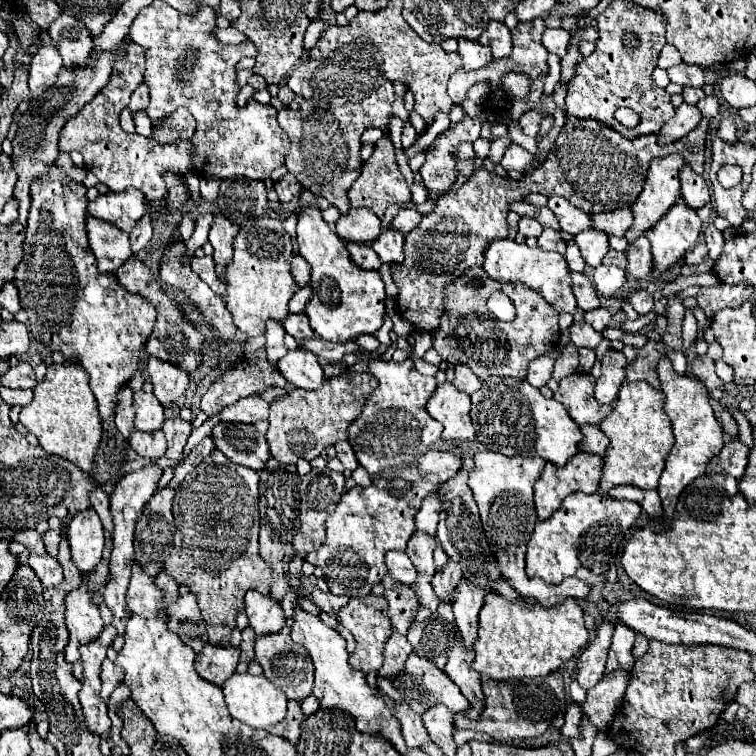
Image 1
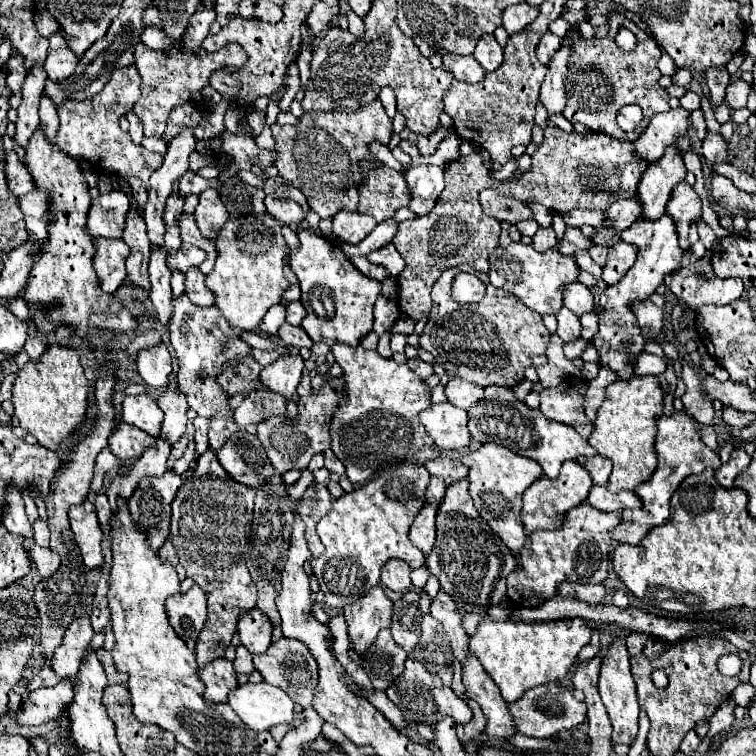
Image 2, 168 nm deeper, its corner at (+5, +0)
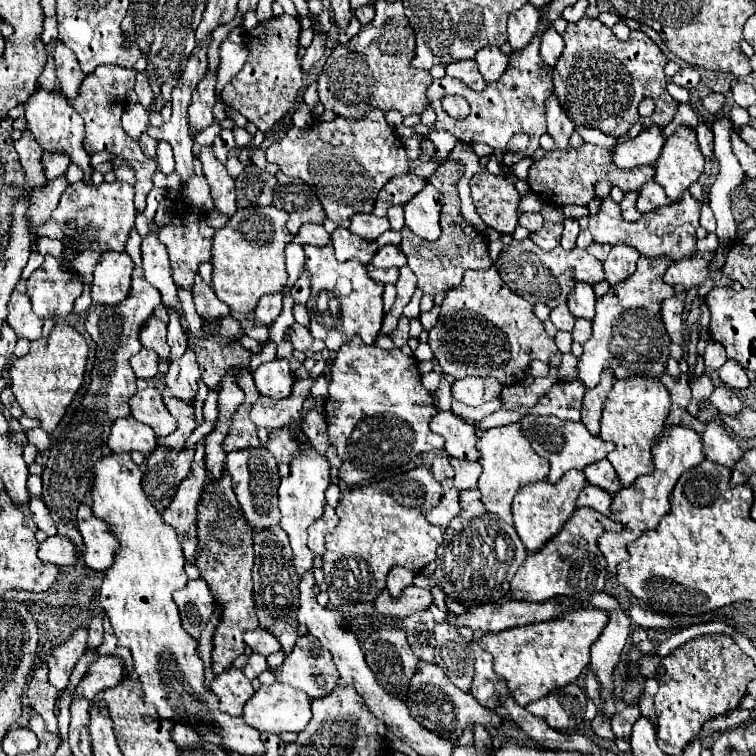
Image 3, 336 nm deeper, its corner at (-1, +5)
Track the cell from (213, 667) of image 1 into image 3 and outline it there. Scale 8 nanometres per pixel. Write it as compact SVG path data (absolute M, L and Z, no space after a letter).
M229 667L221 675L217 675L211 683L211 689L221 699L221 711L229 713L231 717L241 717L243 703L253 695L251 681L241 673L241 669Z

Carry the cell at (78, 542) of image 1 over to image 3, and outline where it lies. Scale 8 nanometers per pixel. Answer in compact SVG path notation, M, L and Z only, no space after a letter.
M89 505L79 507L77 529L83 535L83 543L85 543L85 551L83 551L85 563L97 571L105 571L107 567L111 567L117 539L109 533L107 523L103 523L93 515Z

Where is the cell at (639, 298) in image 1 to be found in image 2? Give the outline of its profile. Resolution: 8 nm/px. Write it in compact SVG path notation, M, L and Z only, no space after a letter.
M643 300L633 306L633 312L647 340L657 340L663 334L663 320L665 320L663 308L657 308L651 300Z

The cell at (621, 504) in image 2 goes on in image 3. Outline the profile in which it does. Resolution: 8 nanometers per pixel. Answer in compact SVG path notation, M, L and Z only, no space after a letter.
M587 485L579 499L577 499L577 507L591 507L603 515L611 515L611 505L613 505L613 495L601 487L595 485Z

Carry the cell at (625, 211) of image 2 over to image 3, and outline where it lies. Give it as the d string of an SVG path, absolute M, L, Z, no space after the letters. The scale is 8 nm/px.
M649 181L649 183L645 183L645 185L639 189L635 207L637 207L641 213L647 213L647 211L653 211L653 209L663 207L663 205L667 205L667 203L673 203L673 201L667 199L663 187L659 187L655 181Z

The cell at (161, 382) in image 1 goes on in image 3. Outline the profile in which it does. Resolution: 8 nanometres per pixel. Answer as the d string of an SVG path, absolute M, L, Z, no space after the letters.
M151 317L147 323L145 323L145 327L141 329L141 343L143 343L143 347L147 347L147 349L153 349L157 355L159 355L159 359L169 359L169 345L167 345L167 325L165 323L161 323L161 321L157 321L155 317Z

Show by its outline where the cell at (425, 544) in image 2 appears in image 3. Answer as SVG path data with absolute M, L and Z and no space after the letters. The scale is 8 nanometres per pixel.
M451 479L443 481L441 485L443 485L443 497L435 509L427 511L425 517L431 525L445 527L459 513L459 491L455 491Z

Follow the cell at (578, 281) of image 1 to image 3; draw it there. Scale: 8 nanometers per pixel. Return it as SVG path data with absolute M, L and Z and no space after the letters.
M575 283L573 291L567 295L567 305L575 317L593 319L595 317L595 293L587 283Z

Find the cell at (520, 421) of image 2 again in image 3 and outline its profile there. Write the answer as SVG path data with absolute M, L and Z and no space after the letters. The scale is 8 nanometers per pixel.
M529 413L521 419L521 429L525 429L525 437L529 439L531 447L551 463L551 471L547 477L551 483L557 483L567 469L573 469L573 467L583 469L587 463L601 461L613 449L611 443L603 441L601 437L591 435L583 423L561 421L553 415L531 415Z

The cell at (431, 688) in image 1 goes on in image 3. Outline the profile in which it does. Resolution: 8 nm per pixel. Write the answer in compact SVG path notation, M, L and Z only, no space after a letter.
M419 661L417 663L417 671L411 679L409 685L409 693L407 693L407 707L411 711L411 715L429 731L435 731L447 739L455 739L463 729L473 727L473 725L485 725L485 727L499 727L501 725L501 717L497 713L493 713L491 709L479 705L475 701L475 697L471 693L465 693L461 689L457 689L447 677L445 673L435 665L435 663L427 663L427 661Z

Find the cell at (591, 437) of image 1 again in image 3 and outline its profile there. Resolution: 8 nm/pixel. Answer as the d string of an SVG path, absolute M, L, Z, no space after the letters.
M607 459L587 465L587 467L585 467L585 475L587 475L587 479L589 479L591 485L605 487L605 489L611 491L611 493L617 493L617 491L621 489L619 479L617 479L617 473L615 473L613 465L611 465Z

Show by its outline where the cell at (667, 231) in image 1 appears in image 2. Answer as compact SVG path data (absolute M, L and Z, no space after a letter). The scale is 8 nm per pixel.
M661 218L661 220L637 220L625 230L611 228L623 242L631 242L637 246L637 260L633 268L613 286L607 286L597 300L595 314L599 318L599 330L593 336L593 346L599 352L599 364L609 366L613 372L617 372L617 378L627 378L633 374L633 364L637 356L645 350L645 336L639 330L637 318L633 314L633 304L639 300L649 298L659 284L663 284L663 278L667 272L675 272L681 268L683 260L683 250L679 248L677 242L677 230L673 226L671 218Z

